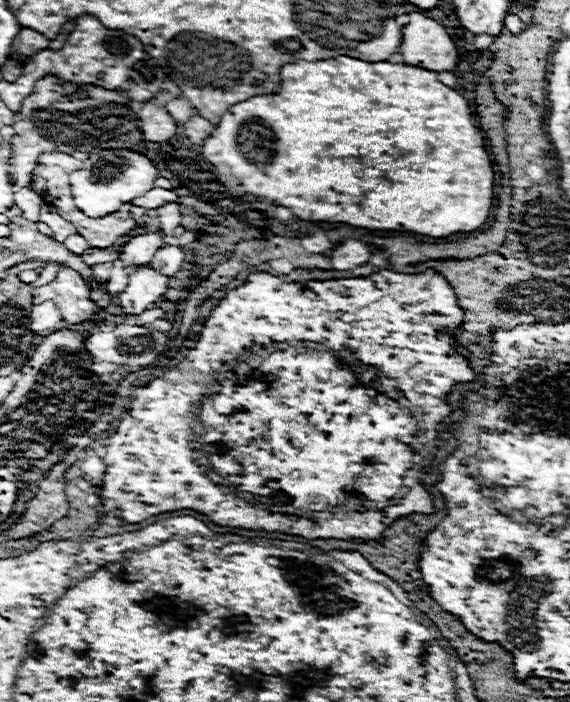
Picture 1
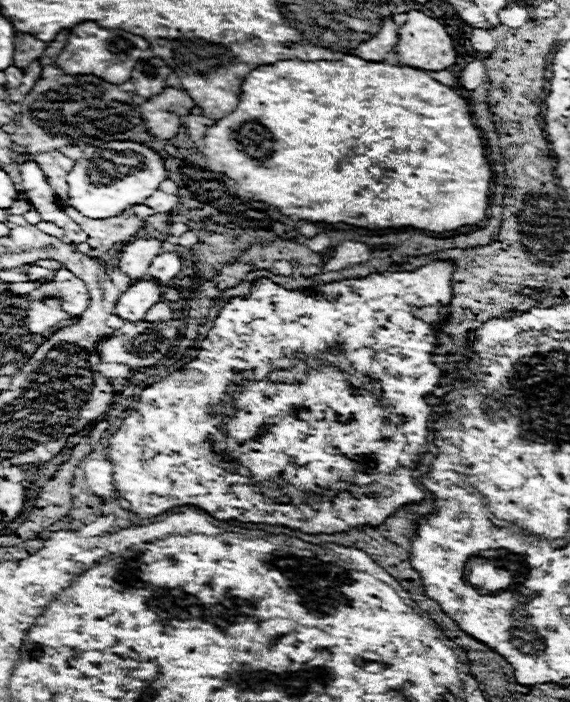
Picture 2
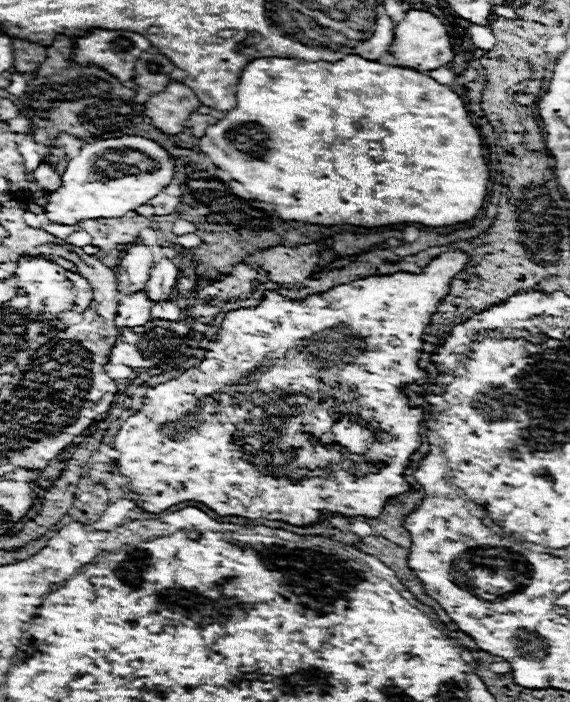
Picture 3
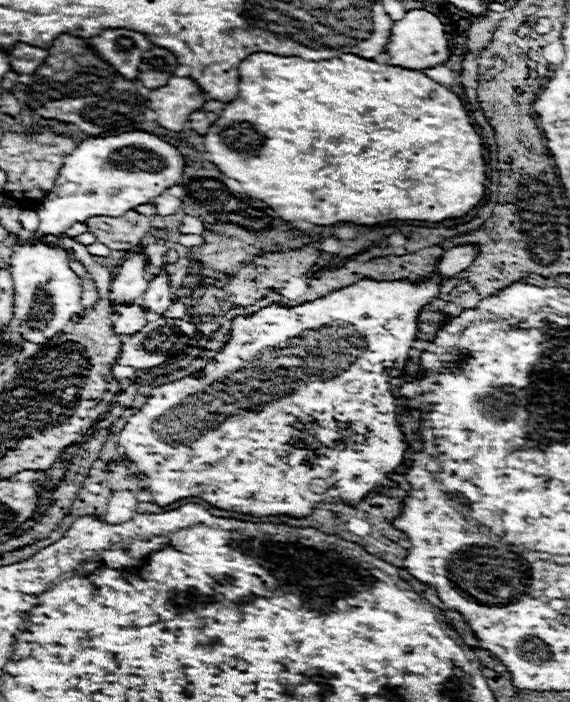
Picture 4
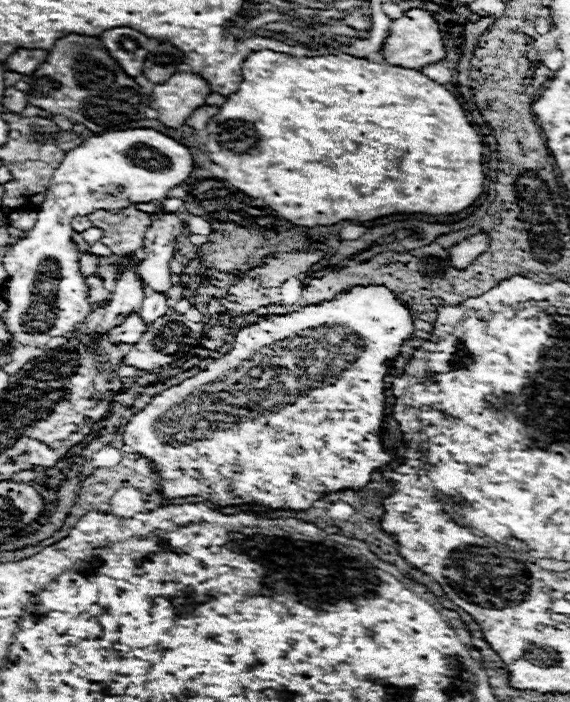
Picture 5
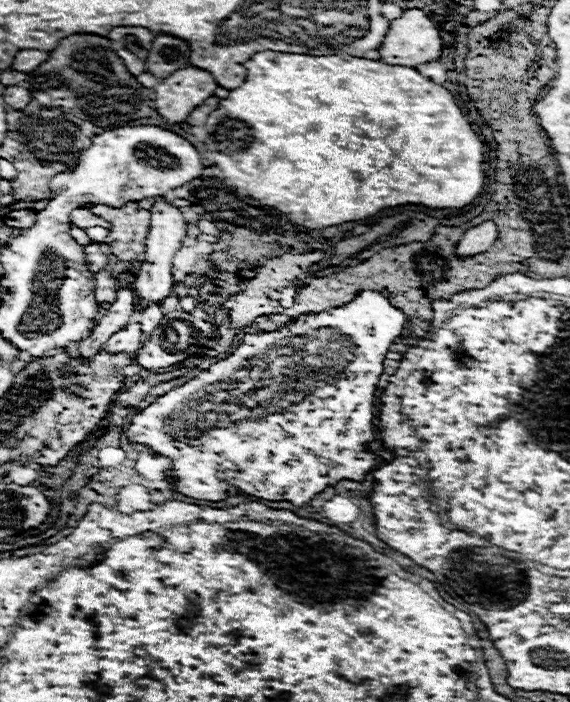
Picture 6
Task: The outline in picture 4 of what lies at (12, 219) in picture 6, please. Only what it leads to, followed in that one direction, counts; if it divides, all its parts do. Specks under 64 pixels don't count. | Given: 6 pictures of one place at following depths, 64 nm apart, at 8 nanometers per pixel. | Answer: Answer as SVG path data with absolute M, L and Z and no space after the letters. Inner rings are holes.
M23 210L19 218L22 226L29 231L36 230L40 223L38 214L32 210Z

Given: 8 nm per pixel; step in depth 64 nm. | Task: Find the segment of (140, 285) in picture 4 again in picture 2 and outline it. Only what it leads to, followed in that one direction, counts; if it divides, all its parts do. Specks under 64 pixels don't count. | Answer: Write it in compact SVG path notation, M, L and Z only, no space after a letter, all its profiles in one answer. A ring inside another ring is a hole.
M134 238L128 242L120 254L118 268L130 276L130 280L138 280L146 276L148 266L152 264L154 256L160 252L162 242L156 238Z

